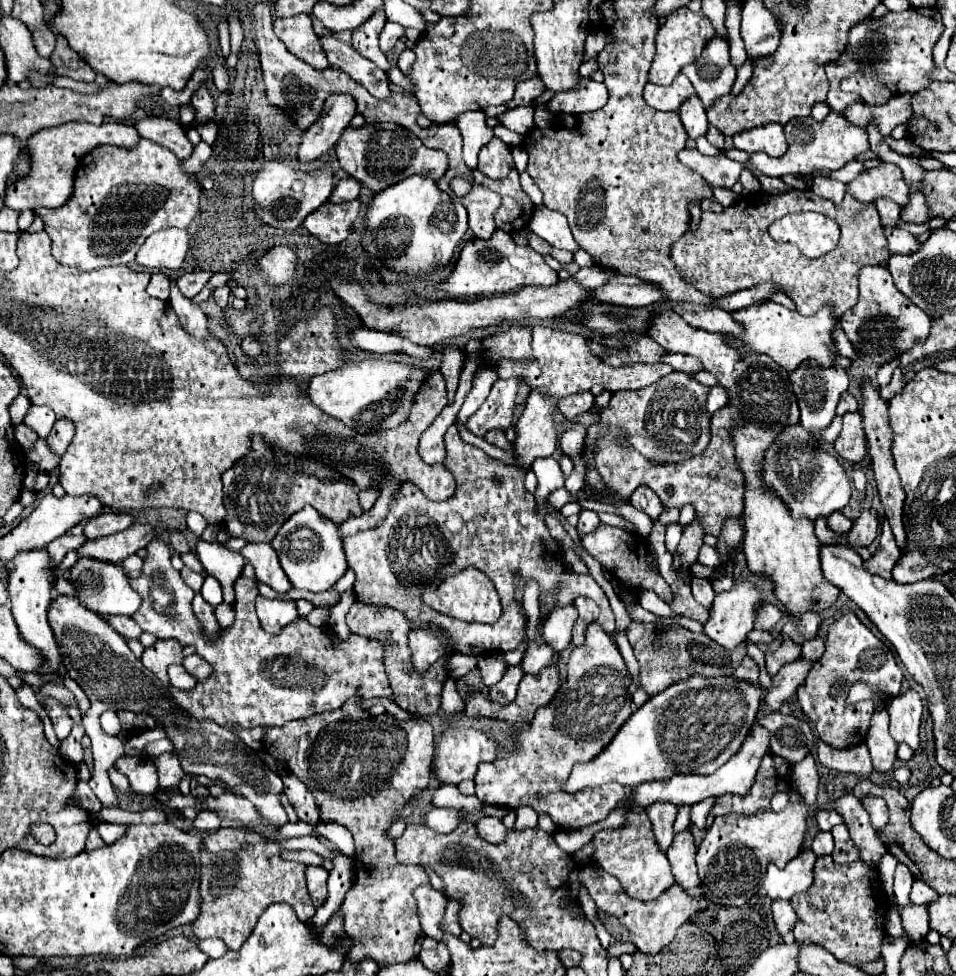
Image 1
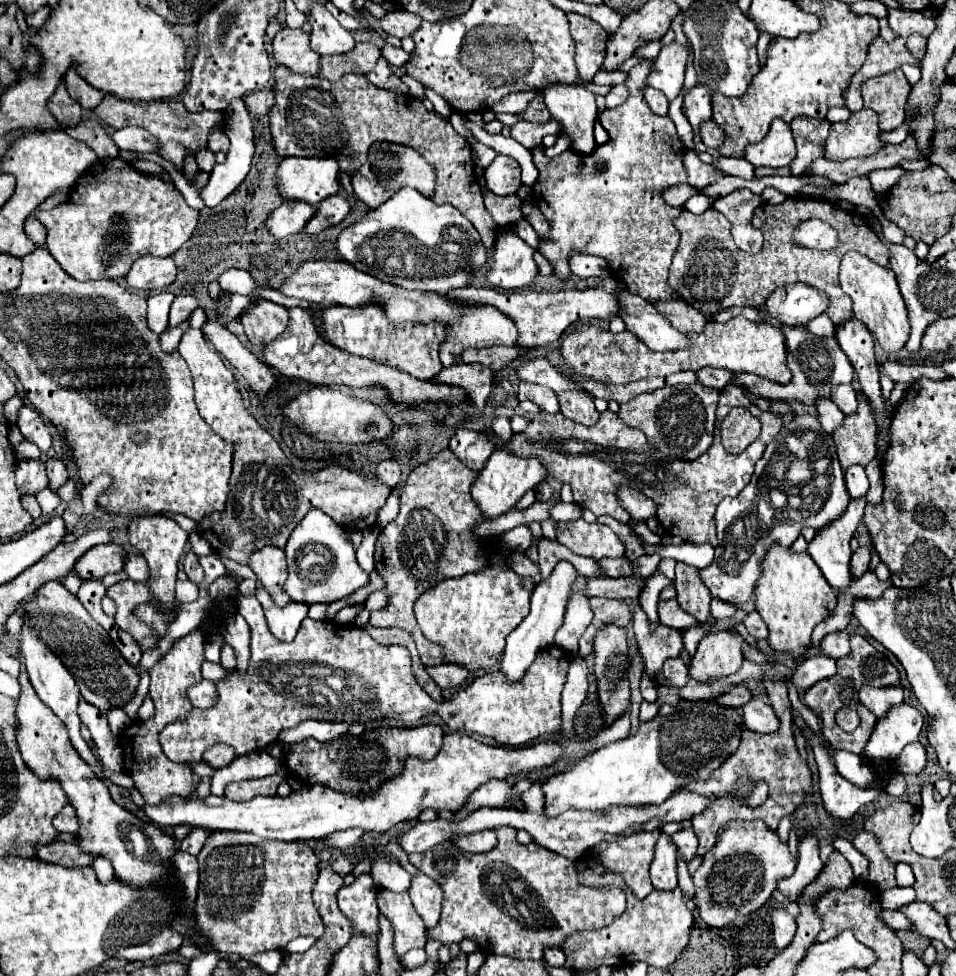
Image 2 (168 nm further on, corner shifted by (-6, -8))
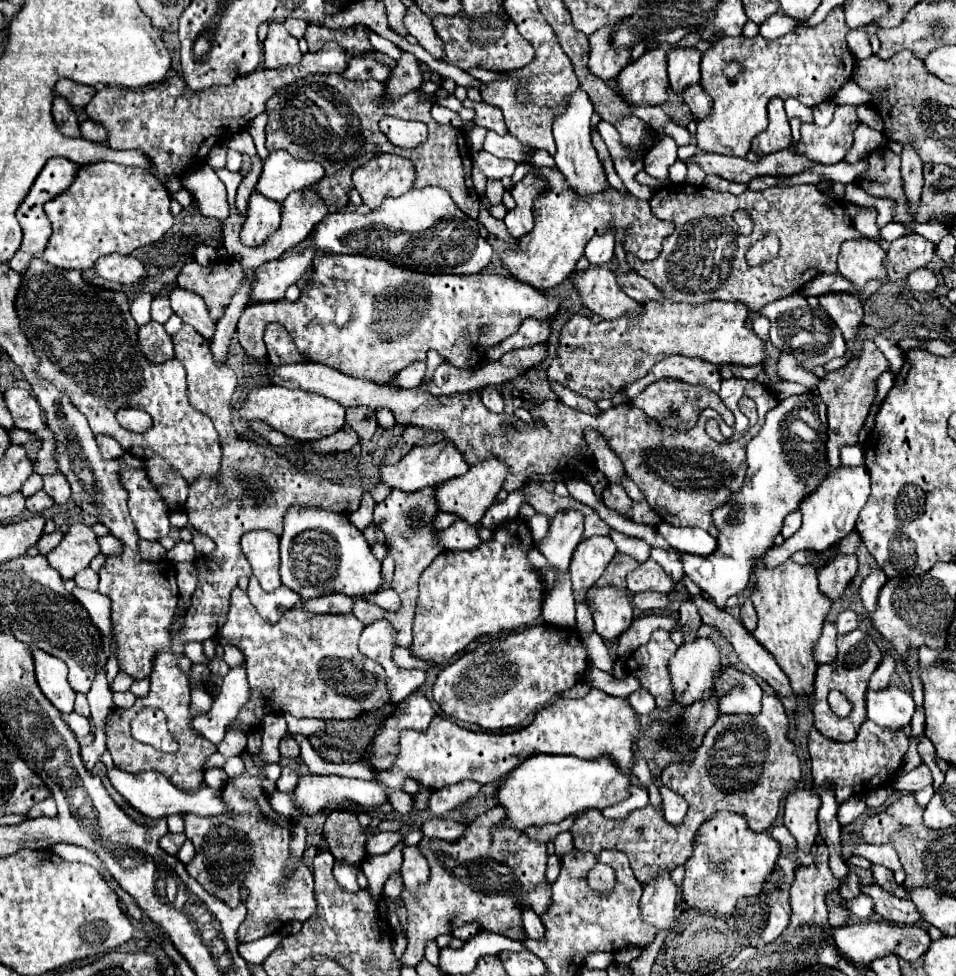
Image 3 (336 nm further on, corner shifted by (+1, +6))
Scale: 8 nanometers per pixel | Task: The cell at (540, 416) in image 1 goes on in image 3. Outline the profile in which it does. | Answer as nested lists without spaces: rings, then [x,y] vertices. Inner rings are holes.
[[[496,456],[484,458],[478,464],[470,466],[470,470],[462,476],[456,476],[452,480],[448,480],[446,484],[438,486],[436,492],[436,500],[440,510],[444,512],[456,512],[460,518],[464,518],[470,524],[478,524],[484,516],[484,512],[494,504],[496,494],[500,492],[500,488],[504,486],[504,480],[508,476],[508,464]]]

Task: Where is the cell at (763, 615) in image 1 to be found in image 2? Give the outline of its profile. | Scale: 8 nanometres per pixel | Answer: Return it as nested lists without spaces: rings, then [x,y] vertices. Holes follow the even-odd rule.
[[[755,610],[747,614],[747,618],[743,620],[743,624],[747,626],[747,630],[749,630],[749,634],[753,638],[757,638],[757,640],[765,640],[767,638],[767,624],[763,622],[763,618]]]

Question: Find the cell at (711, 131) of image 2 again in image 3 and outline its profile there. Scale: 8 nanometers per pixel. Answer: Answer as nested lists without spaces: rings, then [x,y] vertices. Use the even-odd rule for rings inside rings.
[[[698,84],[686,88],[682,98],[688,104],[688,108],[690,108],[690,112],[694,114],[696,120],[702,120],[704,116],[708,116],[712,112],[712,100],[708,98],[708,94]]]

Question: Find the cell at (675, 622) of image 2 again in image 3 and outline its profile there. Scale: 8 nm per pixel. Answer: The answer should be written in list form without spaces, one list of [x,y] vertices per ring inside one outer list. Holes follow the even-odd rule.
[[[640,592],[634,596],[634,604],[640,610],[656,610],[656,608],[666,608],[670,604],[668,594],[662,592]]]

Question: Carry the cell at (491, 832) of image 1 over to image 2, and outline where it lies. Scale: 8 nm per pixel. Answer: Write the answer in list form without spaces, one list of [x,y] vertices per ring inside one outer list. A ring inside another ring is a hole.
[[[483,830],[479,834],[467,834],[467,838],[455,838],[455,846],[463,852],[489,852],[497,844],[493,830]]]

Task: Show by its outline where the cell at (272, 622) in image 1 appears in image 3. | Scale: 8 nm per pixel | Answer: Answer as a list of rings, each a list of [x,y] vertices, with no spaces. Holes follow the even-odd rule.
[[[250,576],[248,596],[258,614],[270,624],[276,624],[290,608],[294,608],[300,602],[300,596],[284,586],[280,586],[274,592],[264,592],[254,576]]]

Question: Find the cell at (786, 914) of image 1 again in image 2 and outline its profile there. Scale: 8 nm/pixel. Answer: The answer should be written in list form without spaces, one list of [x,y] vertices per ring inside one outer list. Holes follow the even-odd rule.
[[[777,908],[771,912],[771,920],[773,920],[773,942],[777,950],[783,950],[791,944],[795,936],[795,930],[797,930],[795,918],[785,908]]]

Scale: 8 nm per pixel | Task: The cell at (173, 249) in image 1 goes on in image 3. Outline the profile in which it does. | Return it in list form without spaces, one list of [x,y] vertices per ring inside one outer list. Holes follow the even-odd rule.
[[[124,254],[102,256],[94,268],[102,278],[120,284],[134,284],[146,274],[146,266],[140,258],[124,256]]]

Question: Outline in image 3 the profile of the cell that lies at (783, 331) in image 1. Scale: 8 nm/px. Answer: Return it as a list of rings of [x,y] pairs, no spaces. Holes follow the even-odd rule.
[[[672,300],[656,302],[656,304],[644,304],[648,308],[648,316],[644,320],[604,320],[600,324],[594,324],[584,312],[572,312],[568,314],[566,322],[560,328],[560,344],[556,348],[556,354],[546,370],[546,374],[564,384],[566,388],[598,402],[602,398],[612,398],[628,380],[638,380],[640,376],[646,376],[648,370],[672,354],[682,356],[696,356],[706,362],[712,362],[716,366],[720,364],[740,364],[740,366],[756,366],[766,364],[770,354],[766,350],[764,340],[756,336],[752,328],[746,328],[746,310],[738,302],[708,302],[700,306],[692,304],[680,304]]]

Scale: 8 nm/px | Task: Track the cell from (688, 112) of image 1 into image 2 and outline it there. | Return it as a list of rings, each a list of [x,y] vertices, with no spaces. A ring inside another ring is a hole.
[[[693,86],[685,90],[683,96],[683,114],[691,122],[691,126],[697,130],[703,120],[711,118],[711,90],[707,86]]]

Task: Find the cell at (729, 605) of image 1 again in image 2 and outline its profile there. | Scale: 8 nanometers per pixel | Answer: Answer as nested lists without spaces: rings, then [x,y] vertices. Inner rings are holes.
[[[727,630],[703,636],[695,656],[691,658],[689,678],[697,682],[709,682],[713,678],[735,674],[743,664],[741,642],[743,636]]]

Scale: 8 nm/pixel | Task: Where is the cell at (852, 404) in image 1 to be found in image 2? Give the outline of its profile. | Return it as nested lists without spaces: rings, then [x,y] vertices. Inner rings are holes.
[[[851,384],[835,386],[835,390],[831,390],[831,400],[839,406],[843,414],[853,414],[857,410],[857,394]]]

